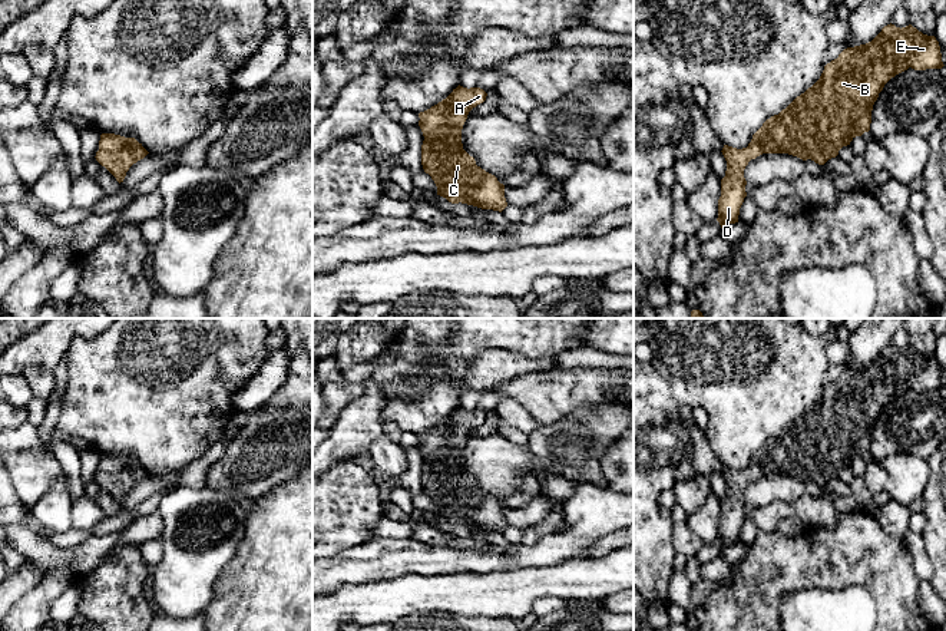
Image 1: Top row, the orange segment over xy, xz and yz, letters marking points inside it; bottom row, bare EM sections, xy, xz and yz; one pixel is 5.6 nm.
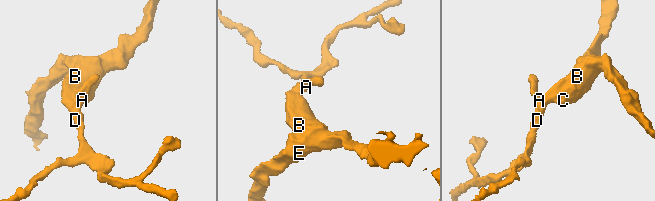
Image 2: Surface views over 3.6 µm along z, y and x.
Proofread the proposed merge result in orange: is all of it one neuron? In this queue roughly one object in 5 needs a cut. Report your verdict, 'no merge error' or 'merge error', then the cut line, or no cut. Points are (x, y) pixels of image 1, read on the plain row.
no merge error; cut none

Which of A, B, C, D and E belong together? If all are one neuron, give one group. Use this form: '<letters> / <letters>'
A B C D E

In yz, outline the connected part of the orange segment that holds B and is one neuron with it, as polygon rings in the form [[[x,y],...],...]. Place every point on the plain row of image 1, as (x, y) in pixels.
[[[890,344],[871,363],[844,370],[837,380],[824,387],[820,400],[811,409],[763,445],[747,469],[724,466],[721,473],[727,482],[727,492],[721,500],[717,539],[721,549],[738,544],[740,529],[747,518],[744,490],[751,480],[763,475],[788,475],[824,486],[856,457],[870,452],[873,426],[892,399],[909,389],[926,392],[943,387],[936,359],[923,356],[912,346],[900,350]]]

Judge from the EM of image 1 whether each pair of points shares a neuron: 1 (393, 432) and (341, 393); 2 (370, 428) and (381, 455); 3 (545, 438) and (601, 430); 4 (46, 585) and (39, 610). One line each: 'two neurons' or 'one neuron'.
1: two neurons
2: two neurons
3: one neuron
4: one neuron

